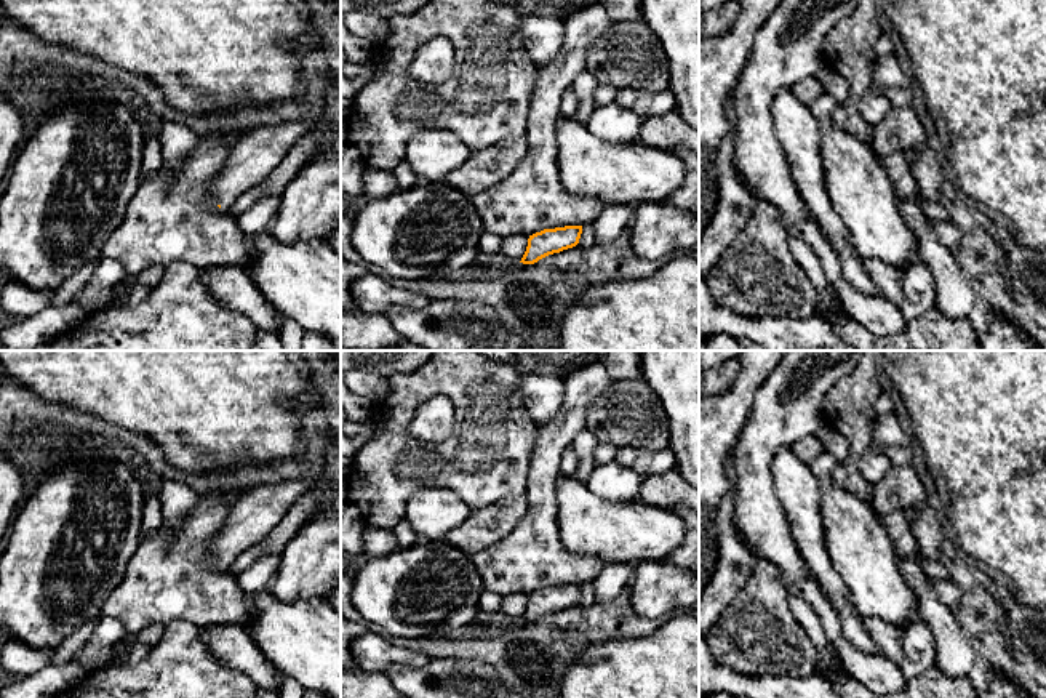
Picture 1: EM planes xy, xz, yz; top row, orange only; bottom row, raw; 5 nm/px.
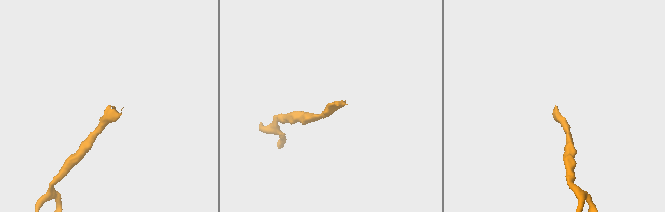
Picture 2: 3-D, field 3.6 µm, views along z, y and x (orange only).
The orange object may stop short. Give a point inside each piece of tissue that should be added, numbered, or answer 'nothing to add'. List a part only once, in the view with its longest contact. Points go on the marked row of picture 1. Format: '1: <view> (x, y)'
1: xy (259, 151)

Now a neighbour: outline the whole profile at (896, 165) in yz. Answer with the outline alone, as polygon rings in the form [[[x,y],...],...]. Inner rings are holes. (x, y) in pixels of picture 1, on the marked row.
[[[904,152],[876,155],[876,158],[889,176],[897,199],[920,199],[918,184],[913,178],[912,166]]]

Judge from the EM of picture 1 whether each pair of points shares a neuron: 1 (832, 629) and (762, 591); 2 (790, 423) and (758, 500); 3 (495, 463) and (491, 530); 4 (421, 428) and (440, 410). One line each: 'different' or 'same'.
1: different
2: same
3: different
4: same

